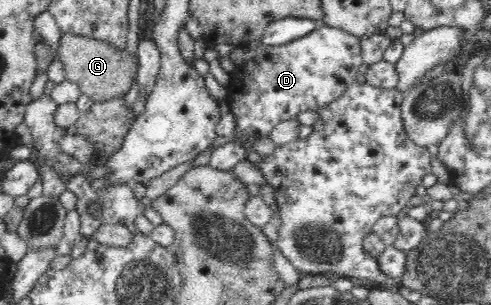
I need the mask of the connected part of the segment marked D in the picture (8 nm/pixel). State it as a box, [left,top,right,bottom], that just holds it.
[209,25,363,171]

